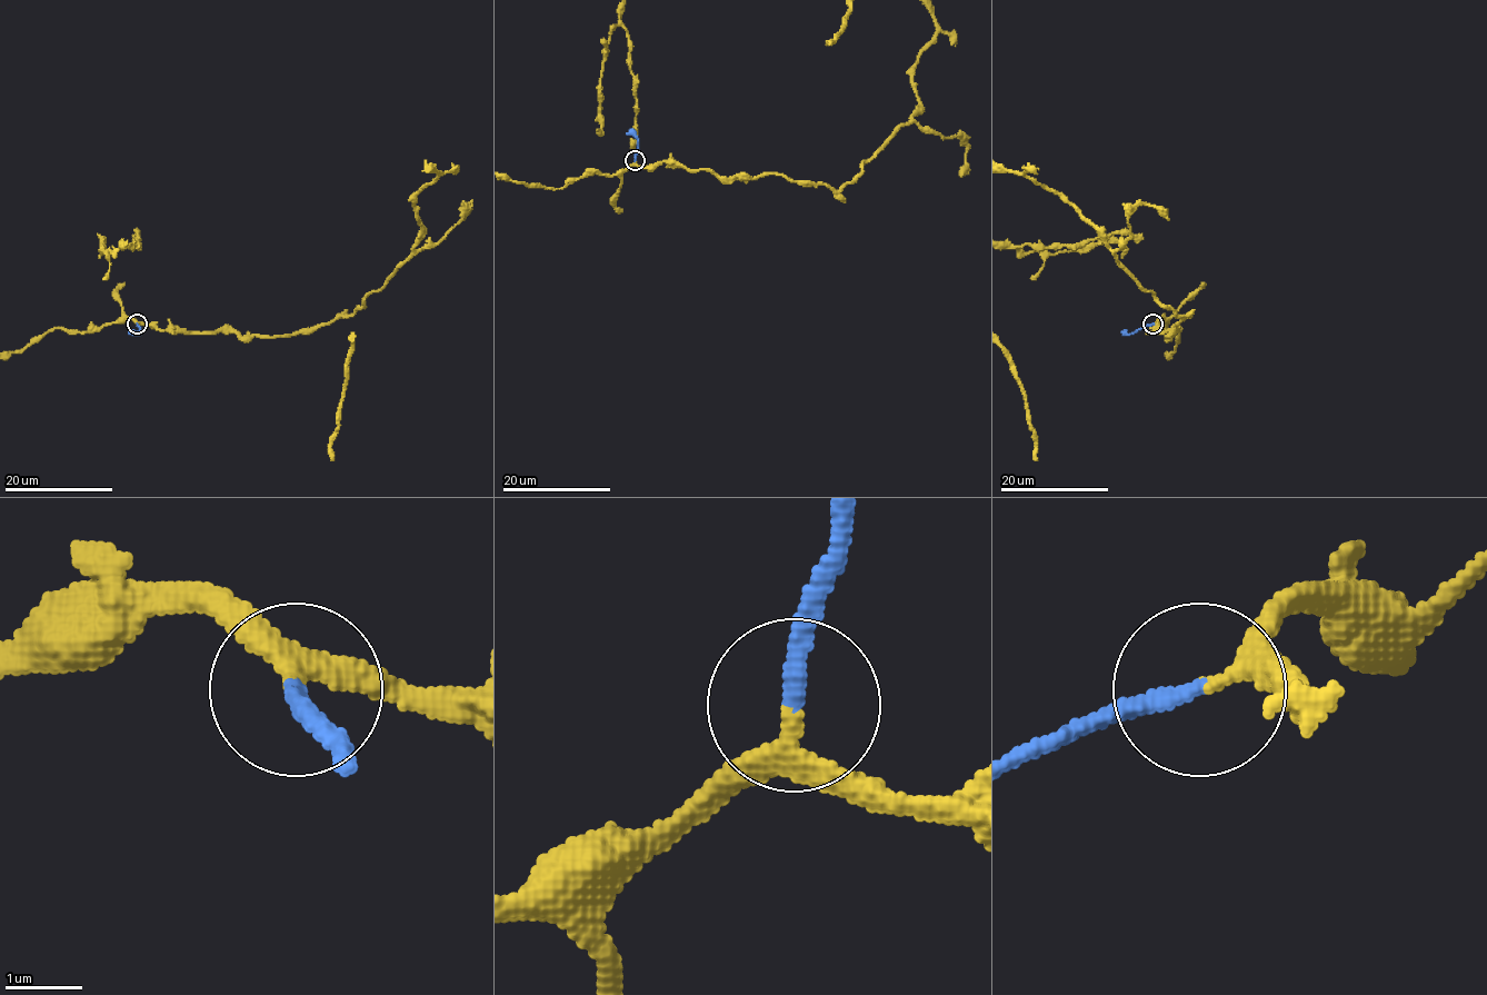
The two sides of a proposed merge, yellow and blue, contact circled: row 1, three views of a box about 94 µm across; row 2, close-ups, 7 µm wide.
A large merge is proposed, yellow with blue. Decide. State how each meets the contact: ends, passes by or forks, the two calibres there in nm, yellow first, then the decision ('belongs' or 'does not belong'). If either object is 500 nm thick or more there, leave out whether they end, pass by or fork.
yellow passes by | blue ends | 190/240 nm | belongs

